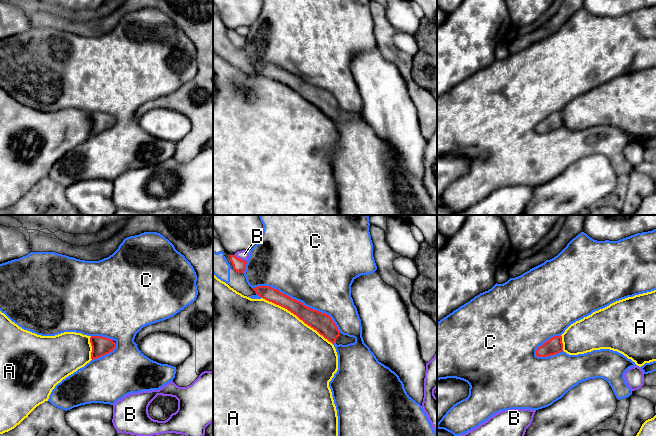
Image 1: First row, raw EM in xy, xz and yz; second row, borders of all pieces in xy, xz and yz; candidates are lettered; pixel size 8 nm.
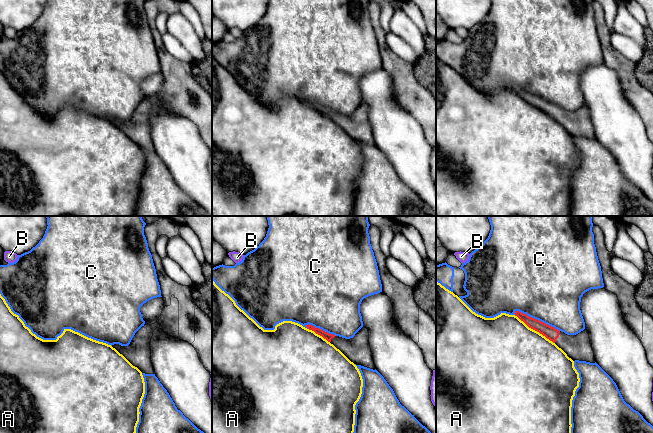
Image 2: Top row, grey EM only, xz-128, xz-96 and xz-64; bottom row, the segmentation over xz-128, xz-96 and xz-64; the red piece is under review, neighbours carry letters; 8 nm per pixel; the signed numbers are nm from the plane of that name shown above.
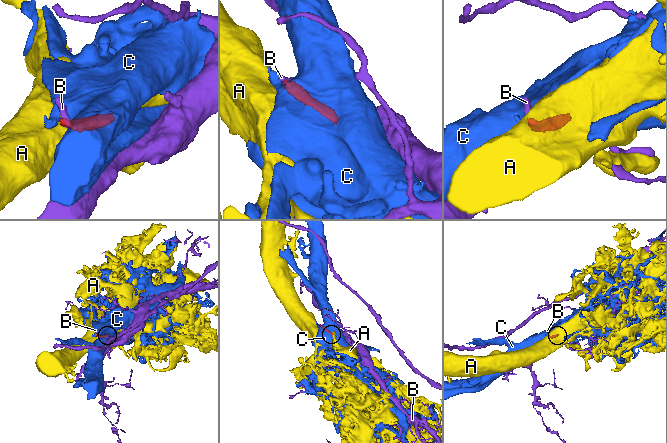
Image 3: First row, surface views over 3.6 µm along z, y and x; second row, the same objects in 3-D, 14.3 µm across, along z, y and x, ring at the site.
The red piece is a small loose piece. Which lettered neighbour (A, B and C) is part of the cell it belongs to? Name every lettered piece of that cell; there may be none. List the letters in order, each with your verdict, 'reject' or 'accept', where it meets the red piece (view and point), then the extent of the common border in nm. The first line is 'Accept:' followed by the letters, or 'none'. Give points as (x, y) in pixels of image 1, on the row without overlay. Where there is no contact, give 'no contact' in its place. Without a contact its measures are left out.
Accept: none
A: reject | xz (297, 92) | 700 nm
B: reject | xz (240, 35) | 110 nm
C: reject | xz (299, 77) | 800 nm

